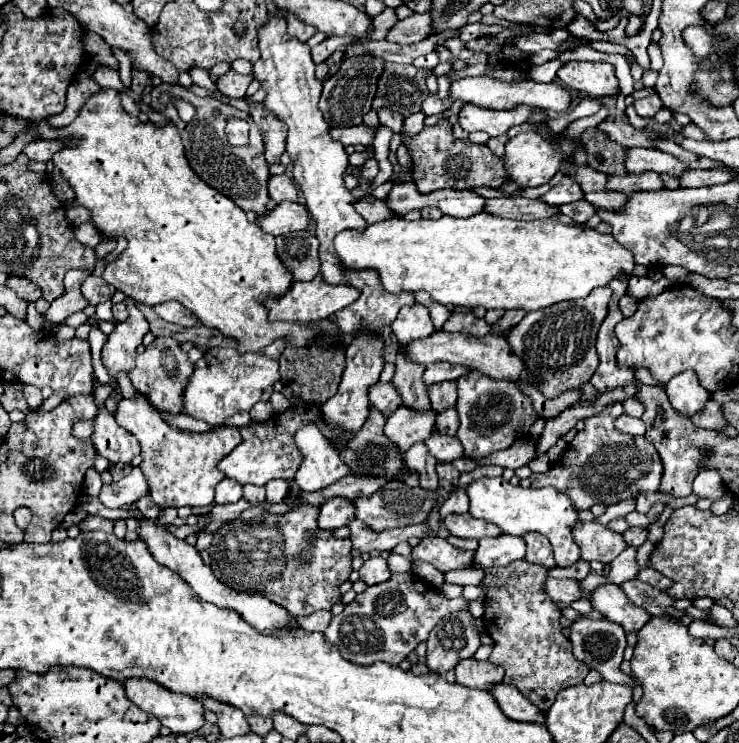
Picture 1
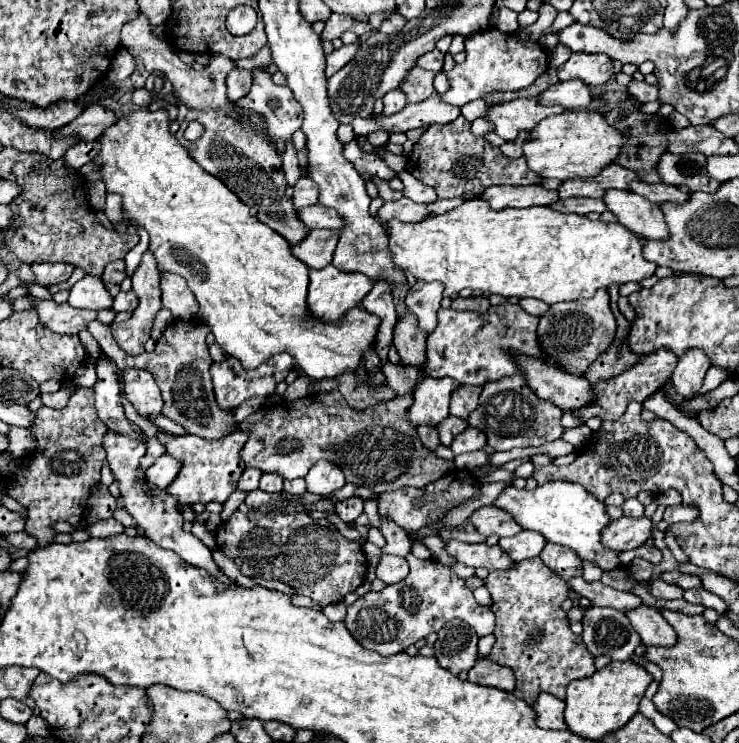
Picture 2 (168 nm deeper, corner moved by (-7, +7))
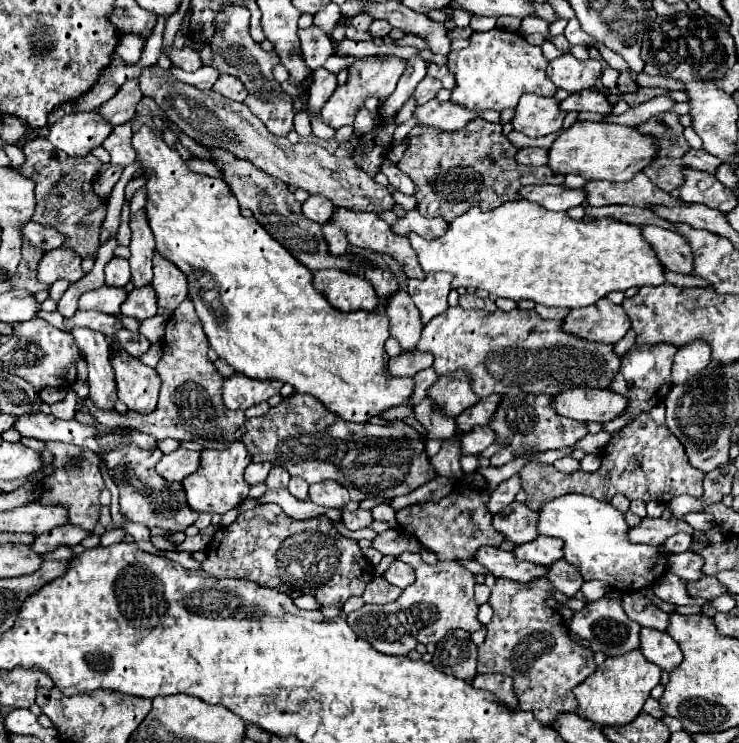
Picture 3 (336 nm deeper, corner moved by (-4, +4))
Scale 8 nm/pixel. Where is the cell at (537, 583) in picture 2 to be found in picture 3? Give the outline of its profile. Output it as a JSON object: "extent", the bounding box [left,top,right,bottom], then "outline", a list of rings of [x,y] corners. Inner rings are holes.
{"extent":[478,579,596,725],"outline":[[[496,579],[490,595],[494,609],[492,621],[486,625],[486,641],[478,647],[478,673],[502,673],[514,679],[514,691],[520,709],[534,713],[542,725],[556,721],[560,713],[574,713],[578,703],[572,693],[588,675],[596,671],[594,653],[572,641],[558,611],[546,607],[552,583],[536,579],[532,583],[516,583],[512,579]]]}

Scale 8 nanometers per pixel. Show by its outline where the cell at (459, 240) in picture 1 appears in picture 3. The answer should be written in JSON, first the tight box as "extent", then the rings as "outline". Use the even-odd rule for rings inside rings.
{"extent":[408,201,666,307],"outline":[[[508,201],[492,211],[472,207],[456,217],[446,235],[426,241],[420,235],[408,235],[418,261],[426,273],[448,271],[454,275],[452,287],[484,289],[496,297],[520,301],[532,299],[548,307],[588,307],[612,291],[626,291],[630,287],[662,285],[666,281],[664,267],[654,249],[644,241],[638,225],[628,225],[616,219],[580,219],[574,221],[568,213],[552,213],[532,201]]]}

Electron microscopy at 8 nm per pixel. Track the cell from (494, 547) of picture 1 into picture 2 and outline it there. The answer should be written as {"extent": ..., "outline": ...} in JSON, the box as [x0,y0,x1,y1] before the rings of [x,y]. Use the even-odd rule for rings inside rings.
{"extent":[499,530,547,562],"outline":[[[521,530],[519,534],[515,534],[511,538],[499,538],[499,548],[503,548],[503,552],[507,552],[507,556],[511,556],[511,560],[519,562],[525,558],[539,556],[545,542],[547,540],[539,532]]]}

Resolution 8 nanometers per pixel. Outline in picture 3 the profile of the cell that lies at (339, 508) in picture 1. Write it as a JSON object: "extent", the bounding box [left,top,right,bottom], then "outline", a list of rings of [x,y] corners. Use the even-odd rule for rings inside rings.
{"extent":[342,509,374,531],"outline":[[[358,509],[358,511],[354,511],[354,513],[344,511],[344,513],[342,513],[342,521],[344,521],[344,525],[346,525],[350,531],[356,531],[356,529],[370,527],[370,523],[372,523],[374,519],[372,519],[372,513],[370,513],[370,511]]]}

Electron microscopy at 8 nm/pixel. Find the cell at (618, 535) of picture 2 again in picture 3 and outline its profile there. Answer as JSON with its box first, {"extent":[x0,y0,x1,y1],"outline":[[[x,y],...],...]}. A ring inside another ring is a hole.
{"extent":[628,517,692,545],"outline":[[[644,517],[642,523],[638,527],[632,527],[628,537],[632,543],[646,543],[646,545],[662,545],[668,537],[676,535],[676,533],[690,533],[692,535],[692,527],[682,521],[682,519],[650,519]]]}

